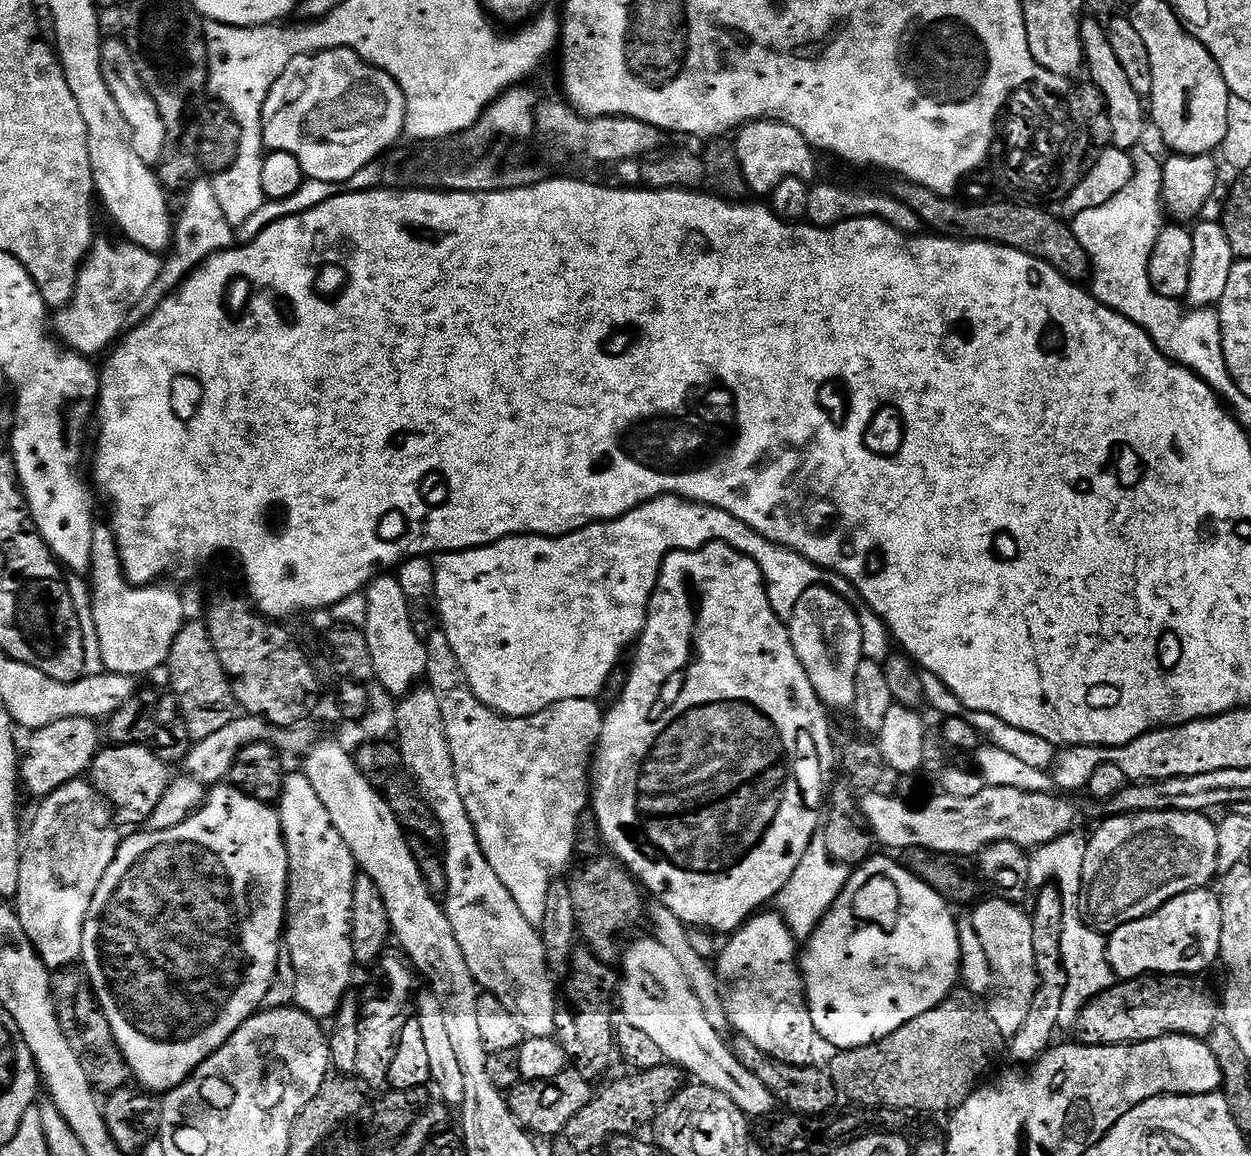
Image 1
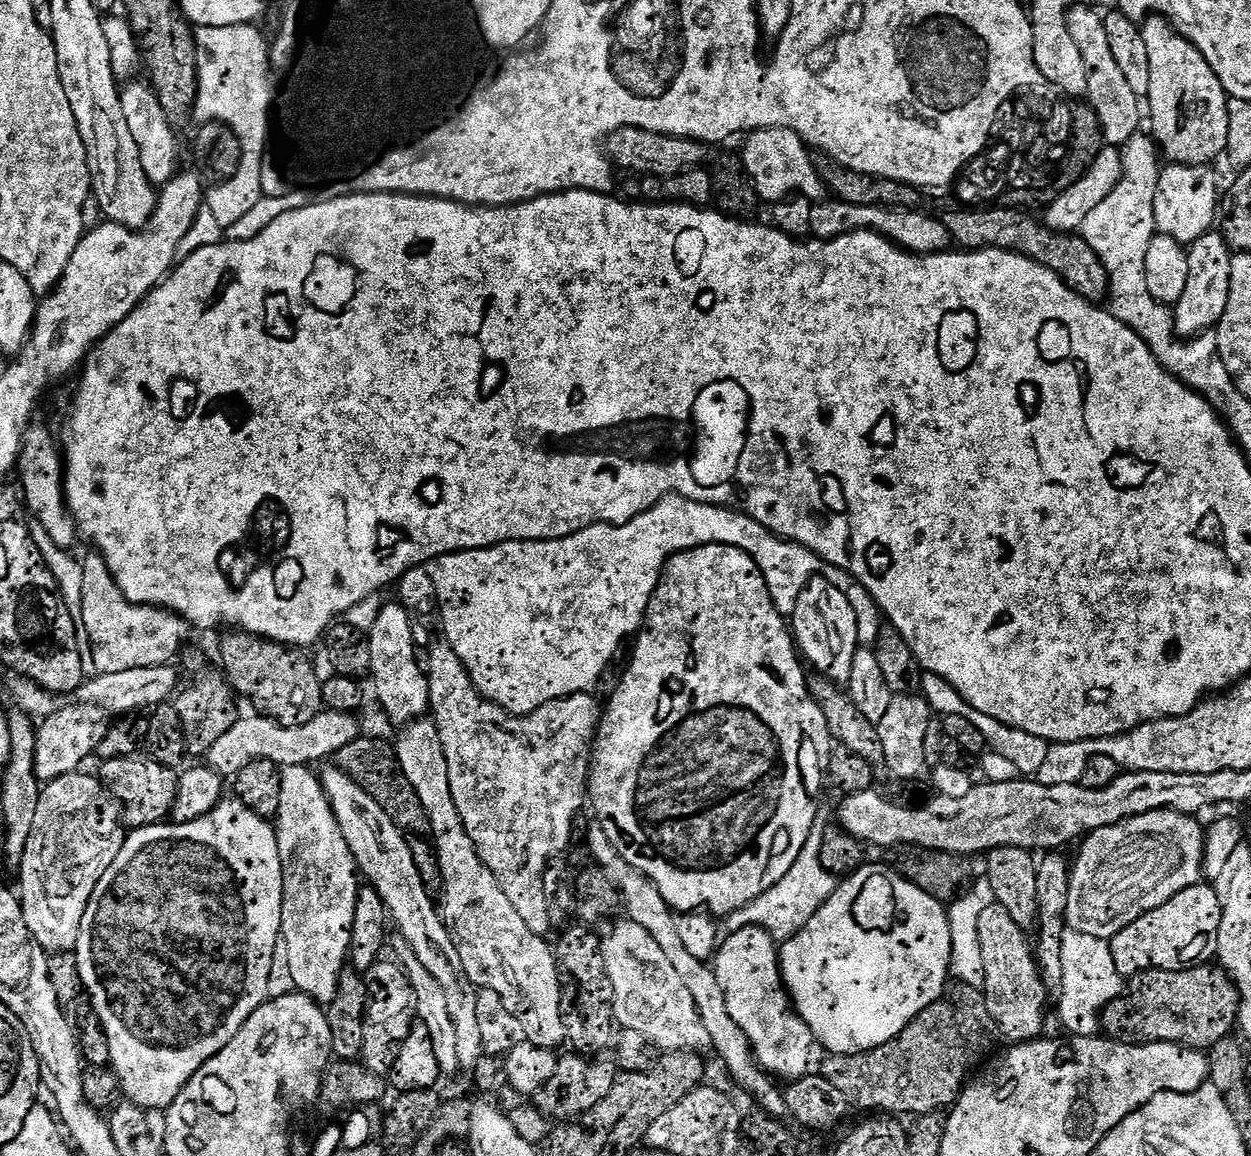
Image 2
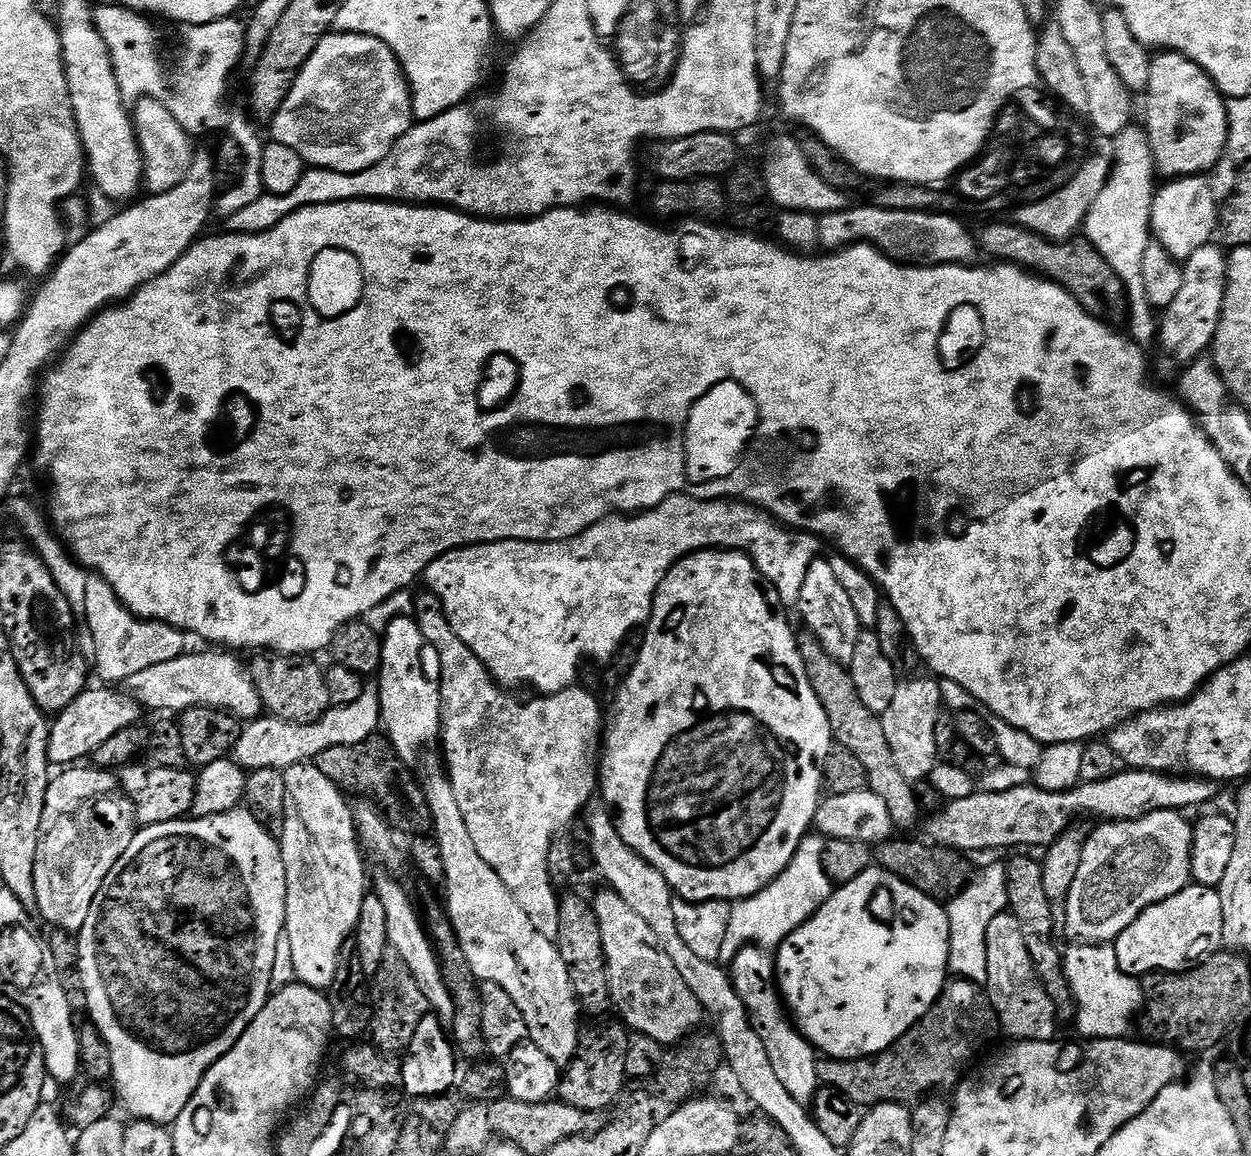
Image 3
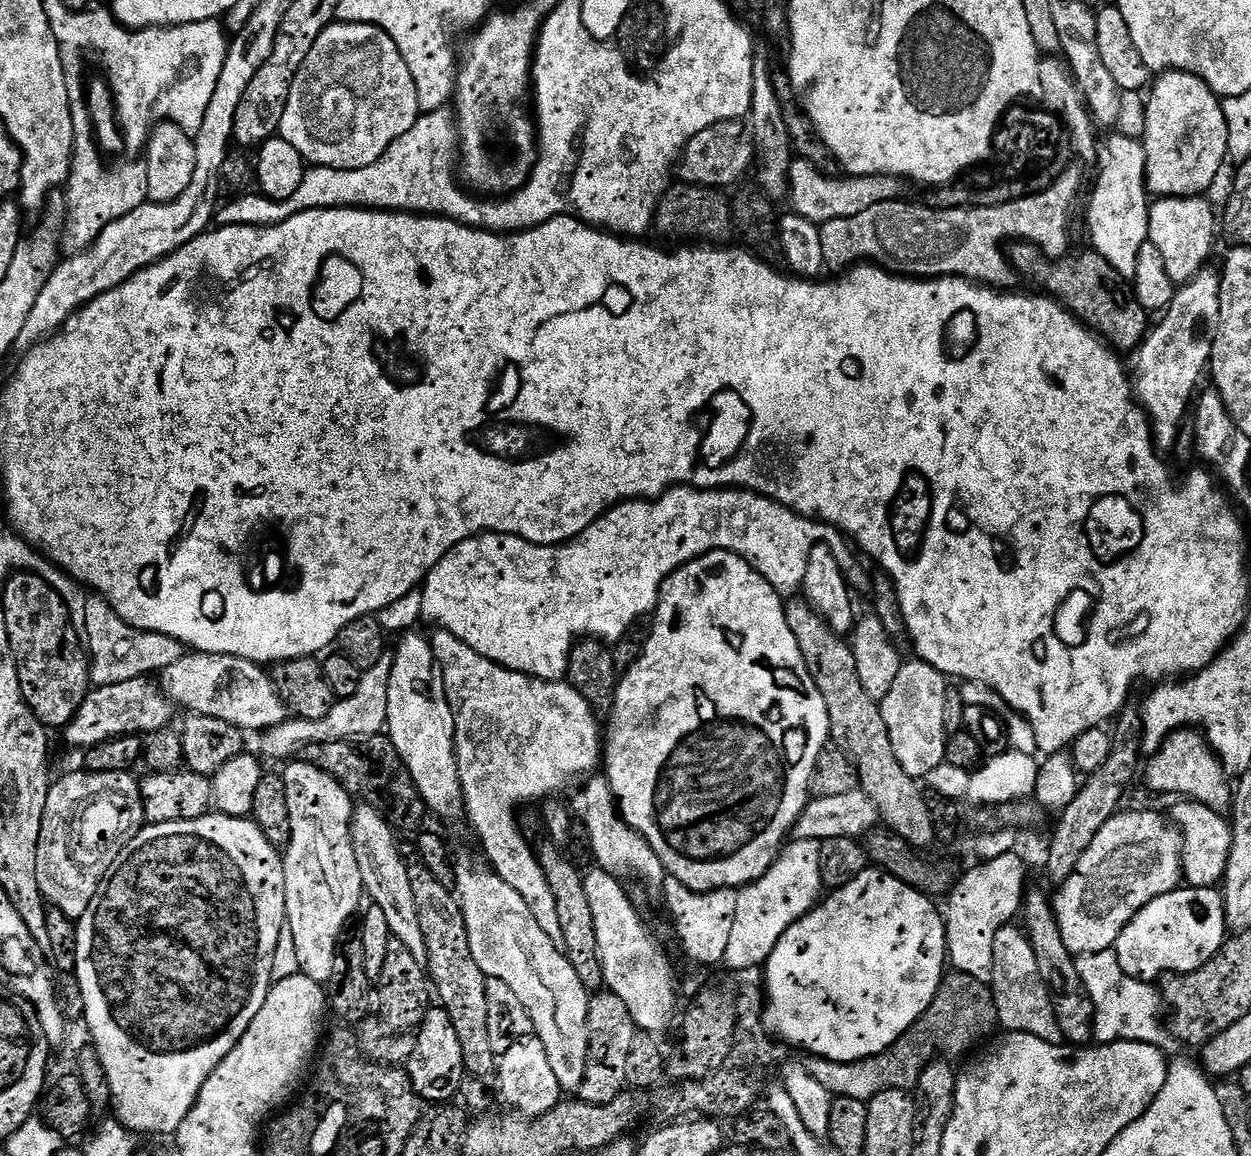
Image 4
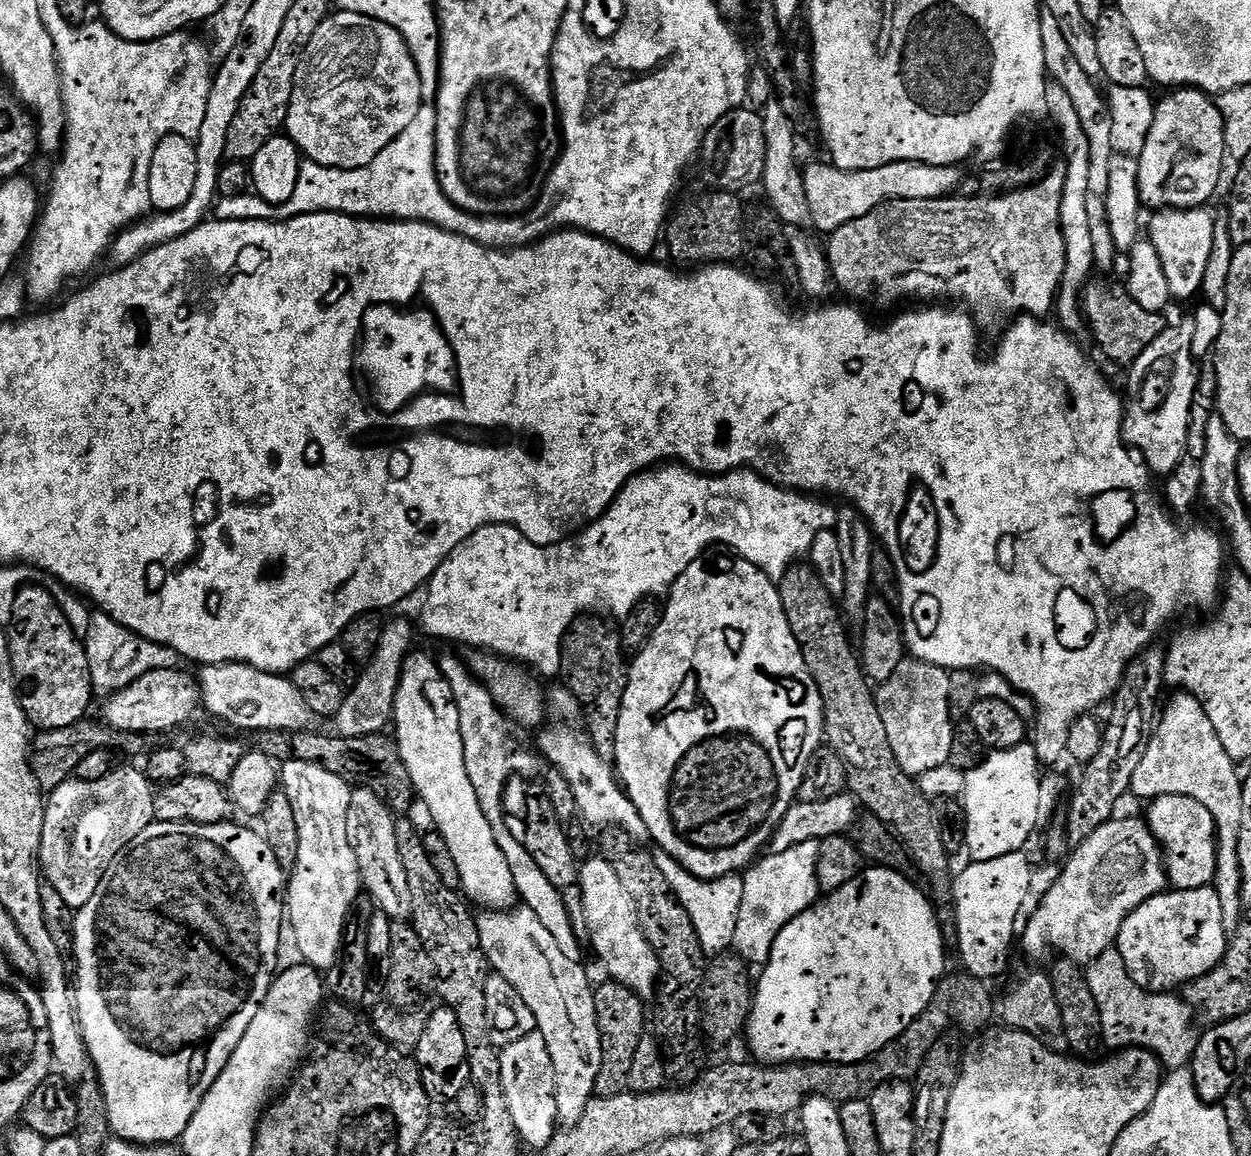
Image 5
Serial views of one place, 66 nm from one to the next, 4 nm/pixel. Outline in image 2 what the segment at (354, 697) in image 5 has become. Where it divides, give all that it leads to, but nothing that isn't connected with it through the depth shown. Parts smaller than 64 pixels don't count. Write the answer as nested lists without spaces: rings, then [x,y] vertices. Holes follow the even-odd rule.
[[[325,710],[318,714],[318,718],[306,722],[306,726],[289,728],[271,720],[269,716],[251,715],[241,715],[240,720],[234,722],[228,733],[223,738],[218,738],[218,742],[214,742],[214,746],[208,752],[207,763],[225,778],[235,778],[243,768],[250,766],[250,762],[255,760],[269,760],[279,764],[281,769],[303,764],[312,766],[315,765],[315,760],[324,760],[327,756],[328,759],[335,757],[336,752],[342,750],[342,746],[350,746],[350,742],[362,735],[357,717],[350,712]]]

